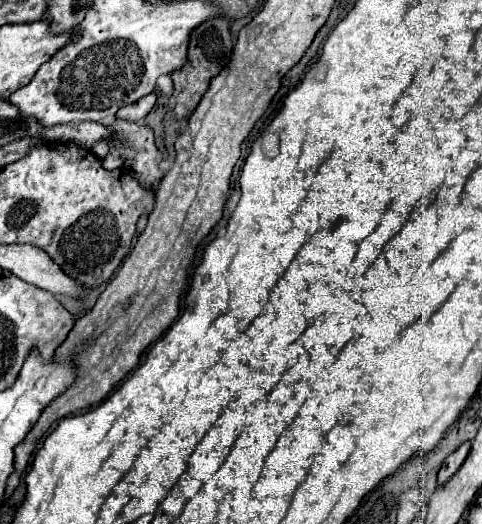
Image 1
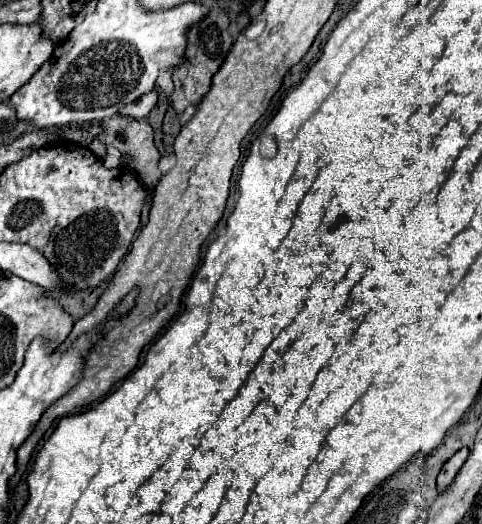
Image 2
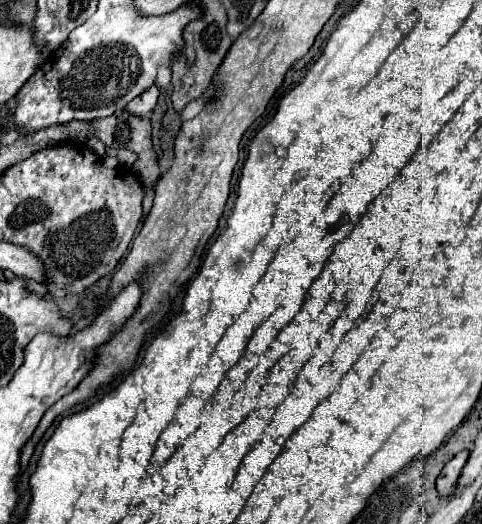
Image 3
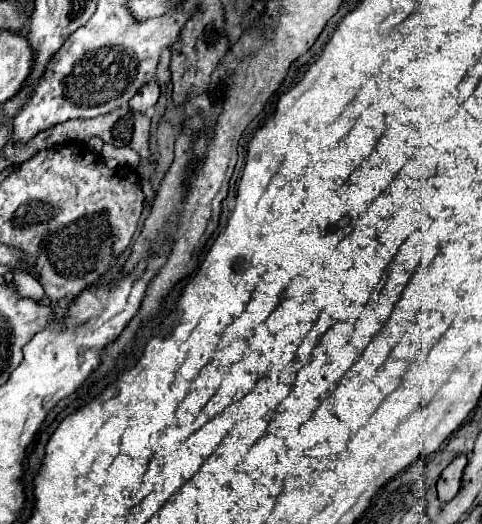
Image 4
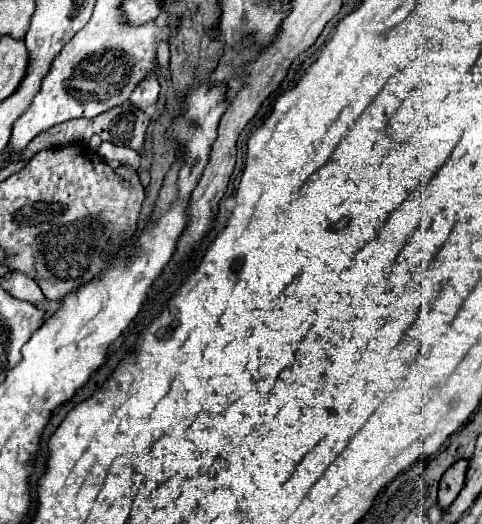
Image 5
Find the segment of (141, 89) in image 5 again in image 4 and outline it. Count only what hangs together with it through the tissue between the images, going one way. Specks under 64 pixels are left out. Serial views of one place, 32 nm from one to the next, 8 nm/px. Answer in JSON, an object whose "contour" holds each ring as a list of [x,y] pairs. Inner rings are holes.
{"contour":[[[150,80],[148,84],[144,84],[140,88],[140,92],[136,92],[130,100],[130,108],[138,110],[138,112],[146,112],[150,106],[156,104],[158,100],[158,94],[160,94],[160,86],[156,80]]]}

